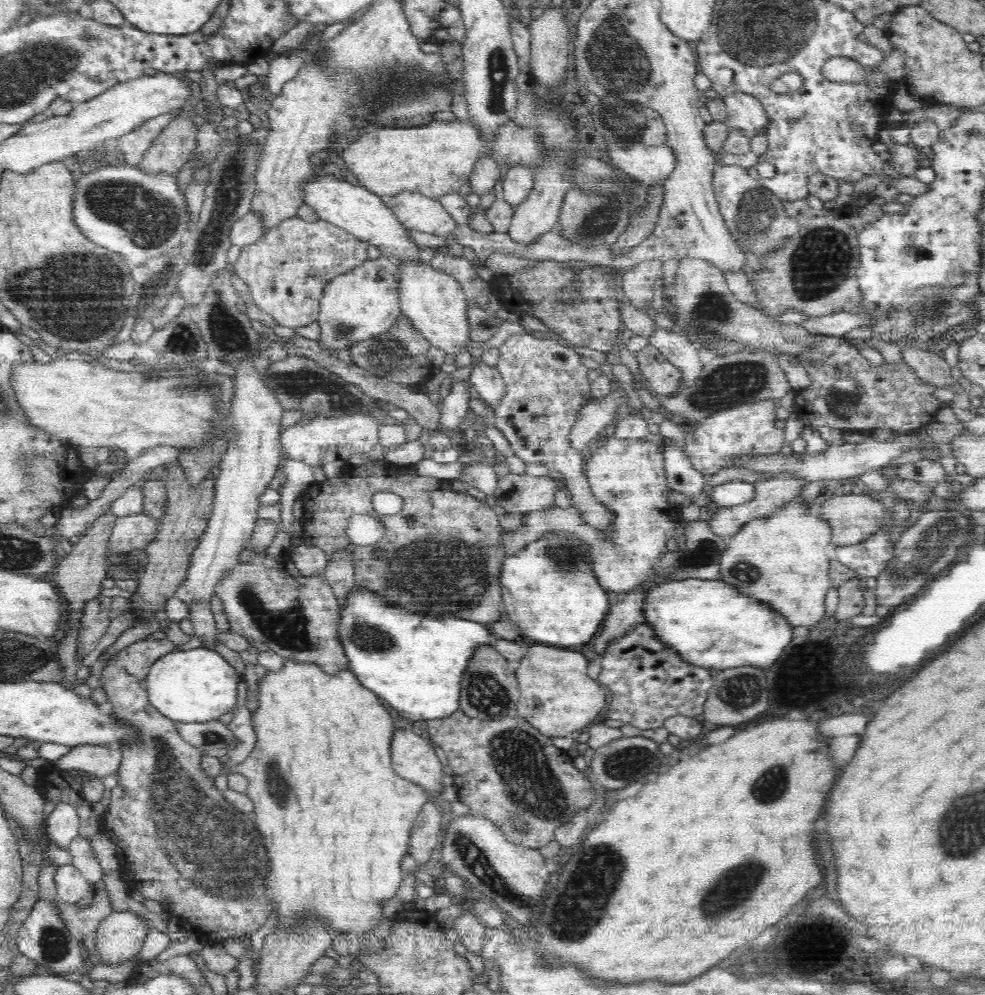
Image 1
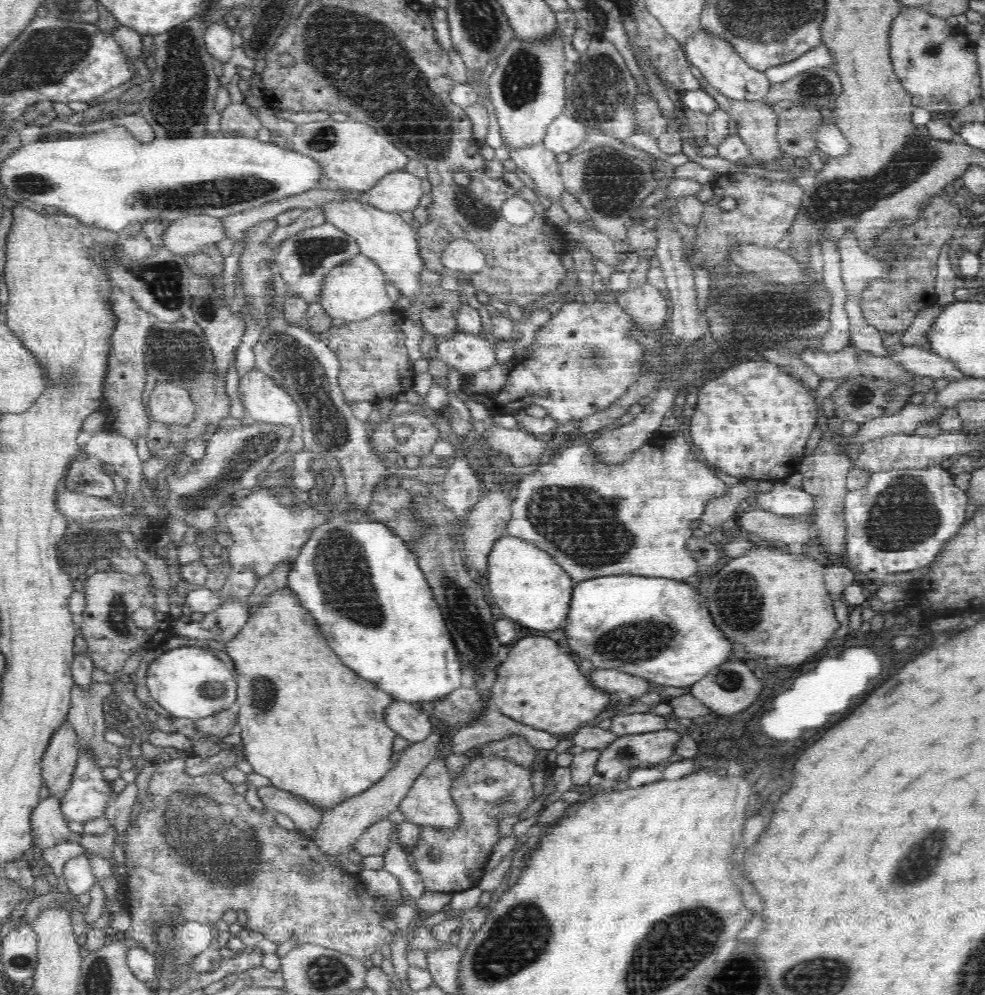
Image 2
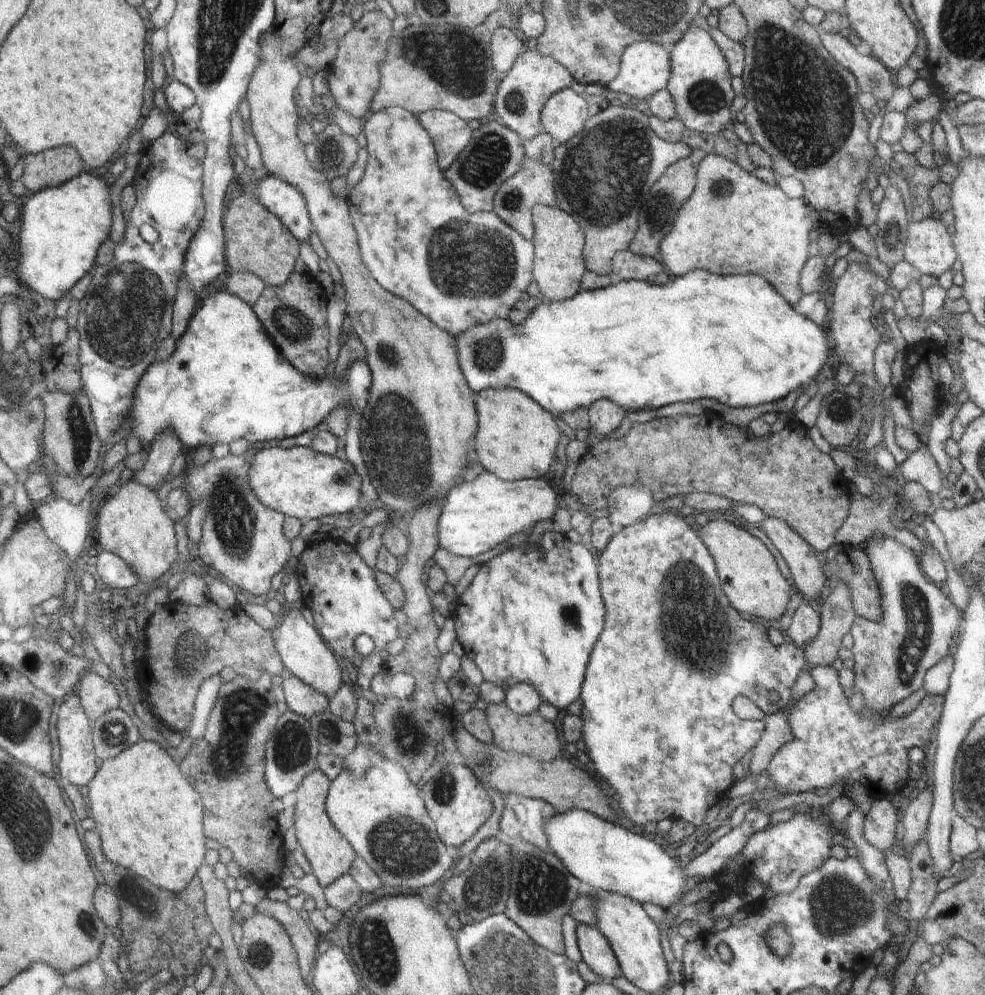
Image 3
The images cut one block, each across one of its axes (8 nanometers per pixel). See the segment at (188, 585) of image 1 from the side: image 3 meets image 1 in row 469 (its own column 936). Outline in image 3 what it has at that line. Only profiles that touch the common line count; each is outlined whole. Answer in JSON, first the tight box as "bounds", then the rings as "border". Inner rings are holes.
{"bounds":[905,220,956,276],"border":[[[924,220],[908,224],[905,260],[928,276],[940,276],[956,260],[954,247],[948,244],[948,232],[941,220]]]}

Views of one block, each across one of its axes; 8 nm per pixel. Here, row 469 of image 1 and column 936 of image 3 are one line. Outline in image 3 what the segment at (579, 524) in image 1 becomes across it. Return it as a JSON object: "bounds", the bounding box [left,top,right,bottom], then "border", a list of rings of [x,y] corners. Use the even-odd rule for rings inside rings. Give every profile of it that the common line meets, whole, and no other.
{"bounds":[850,535,960,715],"border":[[[891,535],[874,536],[870,544],[865,544],[863,548],[871,561],[870,565],[881,591],[883,618],[878,623],[872,623],[858,617],[850,630],[855,682],[850,691],[859,691],[863,694],[868,708],[867,713],[877,712],[885,715],[895,704],[923,686],[923,679],[928,669],[939,663],[942,658],[947,658],[950,636],[954,636],[954,632],[958,630],[960,614],[944,594],[940,596],[938,585],[926,580],[926,576],[918,566],[918,560],[914,558],[910,549],[896,543]]]}

